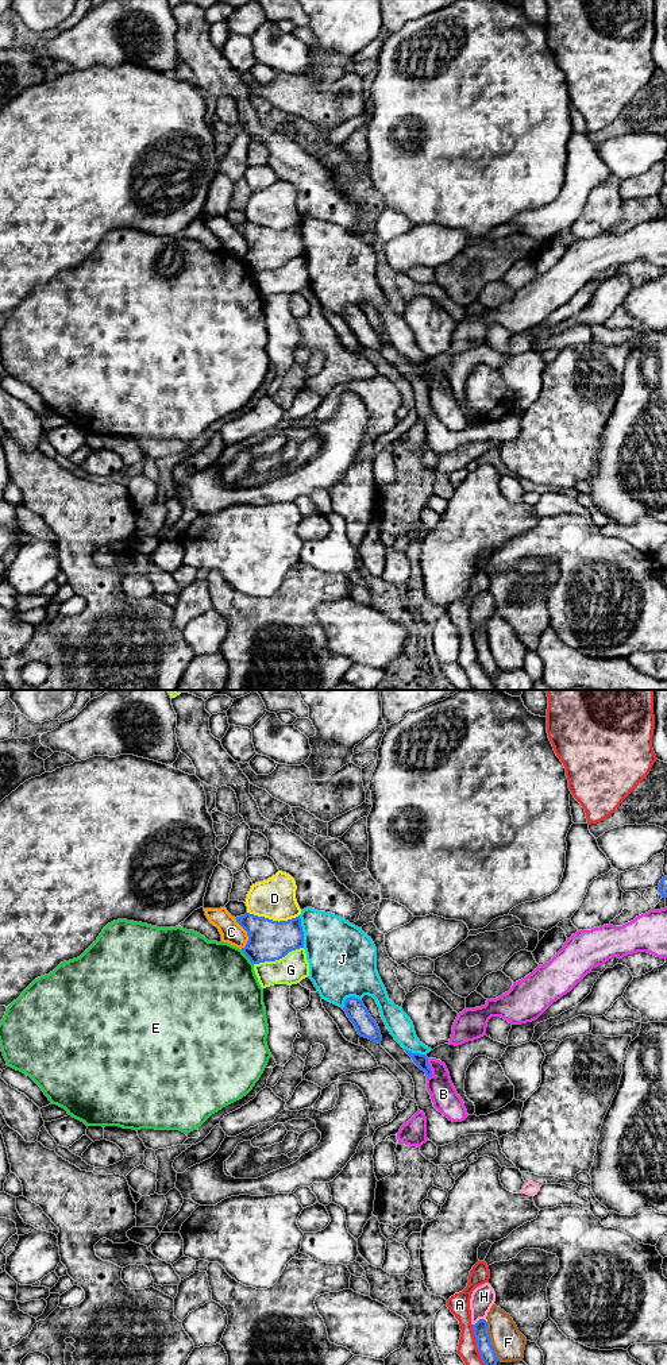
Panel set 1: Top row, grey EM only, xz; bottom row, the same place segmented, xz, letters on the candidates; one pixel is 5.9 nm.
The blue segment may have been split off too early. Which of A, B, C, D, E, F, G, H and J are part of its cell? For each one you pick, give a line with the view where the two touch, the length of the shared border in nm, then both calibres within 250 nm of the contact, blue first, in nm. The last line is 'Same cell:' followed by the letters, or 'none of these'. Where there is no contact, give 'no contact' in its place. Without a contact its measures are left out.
Same cell: none of these

